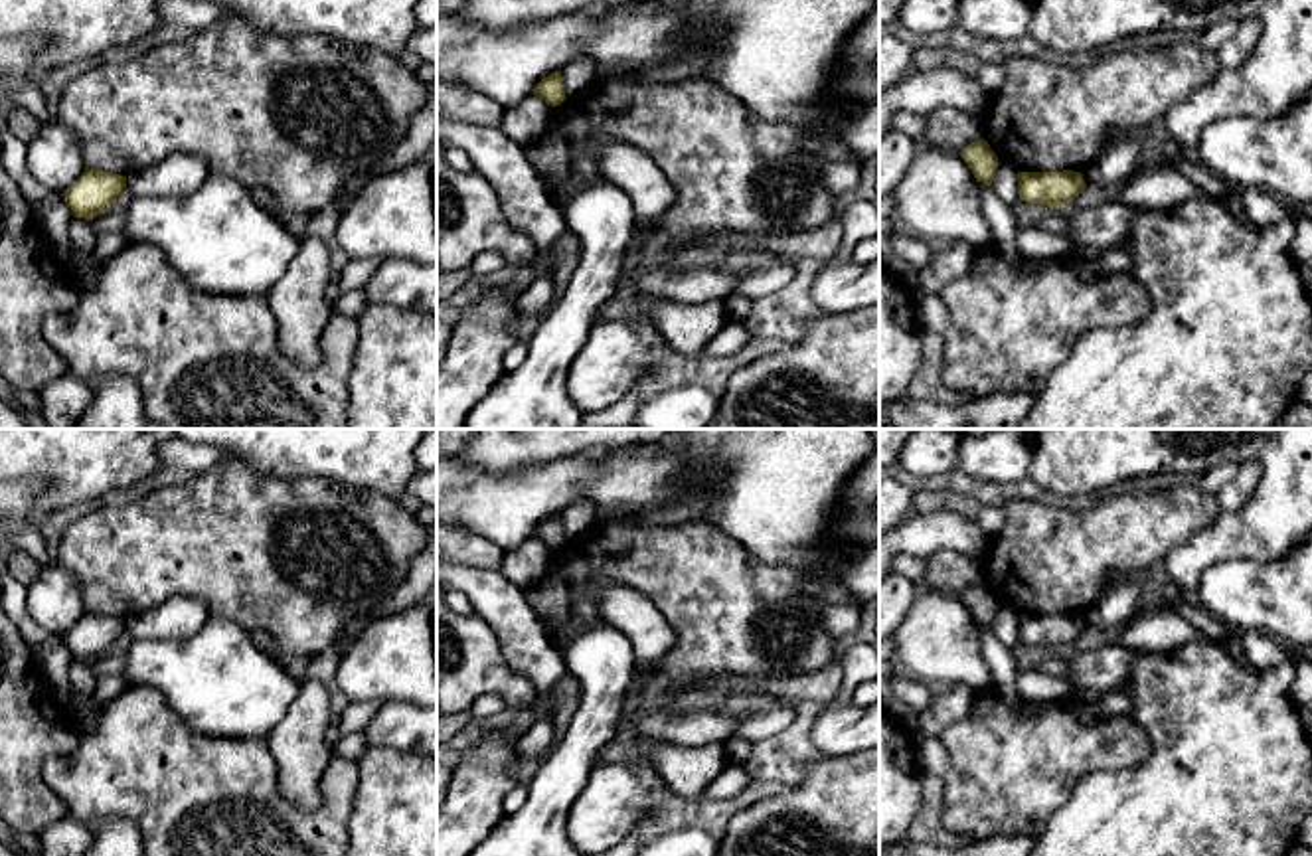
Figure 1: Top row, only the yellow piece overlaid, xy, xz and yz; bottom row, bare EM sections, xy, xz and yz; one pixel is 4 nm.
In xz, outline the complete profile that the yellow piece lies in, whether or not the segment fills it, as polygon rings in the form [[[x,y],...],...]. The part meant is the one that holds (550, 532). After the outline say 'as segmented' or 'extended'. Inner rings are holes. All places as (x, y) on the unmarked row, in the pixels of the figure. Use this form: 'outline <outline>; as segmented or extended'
outline [[[555,514],[555,516],[543,520],[535,528],[533,538],[537,538],[539,542],[543,542],[551,550],[561,548],[567,542],[565,540],[565,532],[563,532],[561,514]]]; as segmented

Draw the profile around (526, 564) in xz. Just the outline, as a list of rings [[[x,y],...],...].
[[[537,538],[526,540],[514,552],[504,552],[498,571],[514,585],[528,589],[551,565],[553,550]]]

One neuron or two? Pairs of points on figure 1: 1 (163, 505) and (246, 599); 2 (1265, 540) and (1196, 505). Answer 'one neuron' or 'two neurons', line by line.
1: one neuron
2: two neurons

